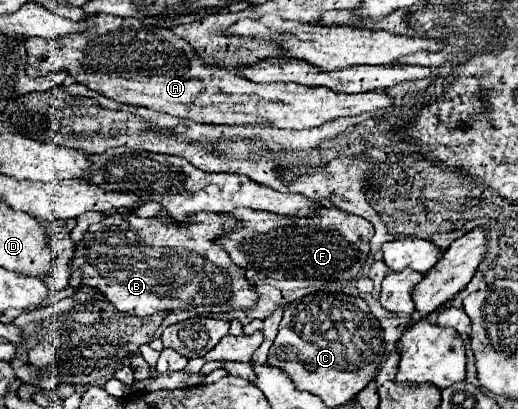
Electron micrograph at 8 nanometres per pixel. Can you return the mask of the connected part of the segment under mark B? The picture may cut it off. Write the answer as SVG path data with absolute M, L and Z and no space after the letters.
M114 213L100 223L88 227L76 249L74 267L82 271L82 285L98 289L108 299L108 303L128 315L142 317L156 311L196 311L198 315L210 317L234 309L248 309L254 307L258 295L254 287L246 281L244 271L234 265L226 251L214 241L220 231L234 229L234 225L234 217L218 213L196 213L190 215L190 219L184 223L170 219L142 219L134 213Z

